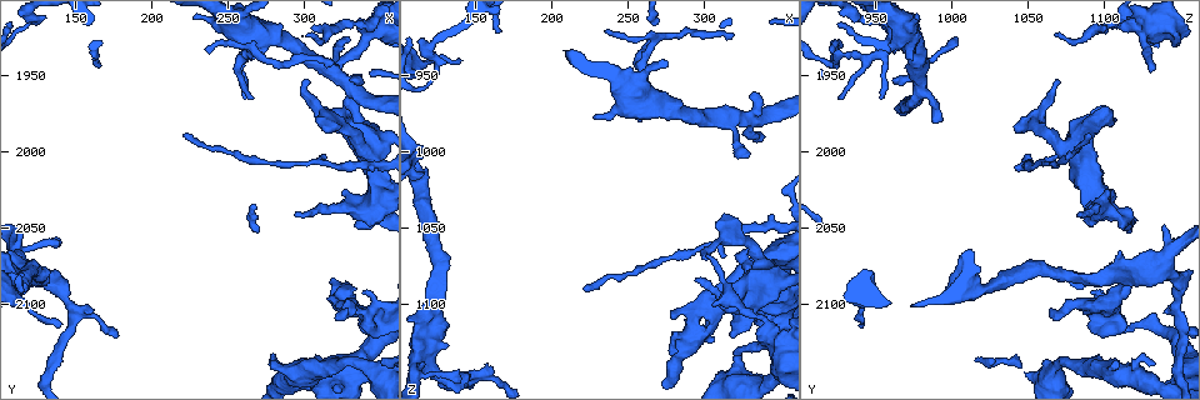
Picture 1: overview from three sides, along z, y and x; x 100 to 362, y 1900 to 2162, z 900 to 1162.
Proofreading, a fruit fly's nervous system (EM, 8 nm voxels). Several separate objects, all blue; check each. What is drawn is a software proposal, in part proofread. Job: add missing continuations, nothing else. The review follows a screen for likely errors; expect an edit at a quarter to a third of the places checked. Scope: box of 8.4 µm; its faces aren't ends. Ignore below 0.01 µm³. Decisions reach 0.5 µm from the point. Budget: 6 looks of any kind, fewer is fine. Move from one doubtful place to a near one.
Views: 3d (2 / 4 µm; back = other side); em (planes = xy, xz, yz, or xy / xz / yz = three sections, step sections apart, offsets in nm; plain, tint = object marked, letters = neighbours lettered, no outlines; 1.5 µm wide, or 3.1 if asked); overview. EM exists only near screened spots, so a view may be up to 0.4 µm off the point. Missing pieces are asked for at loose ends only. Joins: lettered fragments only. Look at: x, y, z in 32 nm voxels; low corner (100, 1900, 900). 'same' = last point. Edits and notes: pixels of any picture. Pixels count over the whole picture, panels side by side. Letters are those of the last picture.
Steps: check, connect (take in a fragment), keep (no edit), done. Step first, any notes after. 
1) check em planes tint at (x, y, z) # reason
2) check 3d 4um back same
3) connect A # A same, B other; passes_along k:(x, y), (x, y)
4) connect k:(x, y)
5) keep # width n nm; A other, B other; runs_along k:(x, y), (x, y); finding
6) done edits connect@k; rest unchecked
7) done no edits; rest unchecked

check 3d 4um at (302, 1924, 1068) # an open end

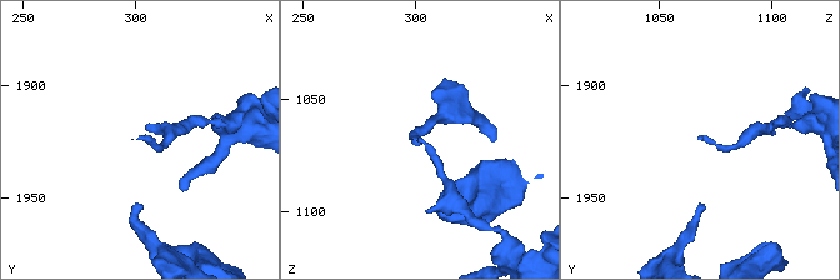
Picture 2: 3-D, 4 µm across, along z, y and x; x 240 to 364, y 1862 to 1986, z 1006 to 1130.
check em planes letters at (302, 1923, 1068)

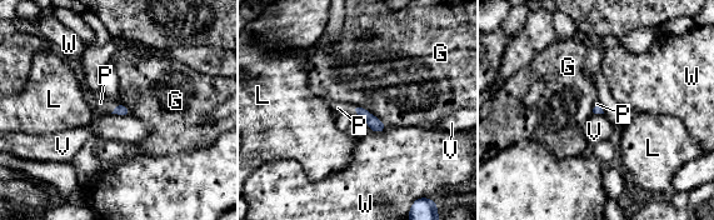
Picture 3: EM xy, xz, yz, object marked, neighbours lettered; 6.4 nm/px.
connect P # G other, L other, P same, V other, W other; the cell continues

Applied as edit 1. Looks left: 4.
check 3d 4um at (320, 1946, 1130) # branch stops here

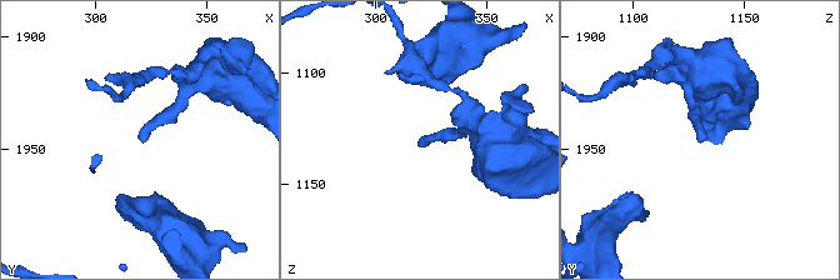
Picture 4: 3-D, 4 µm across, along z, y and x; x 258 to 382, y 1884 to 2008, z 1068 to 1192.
check em xy step 8 letters at (321, 1946, 1129)

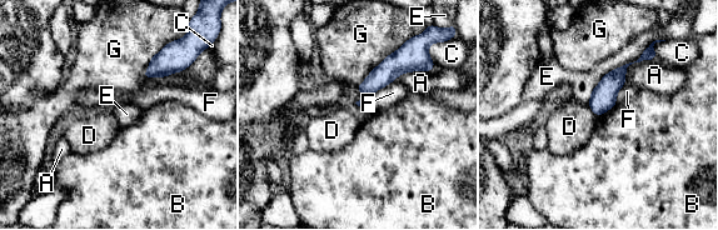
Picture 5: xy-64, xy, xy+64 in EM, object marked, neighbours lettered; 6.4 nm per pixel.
keep # A other, B other, C other, D other, E other, F other, G other; runs_along 5:(646, 54), (618, 74), (598, 111); none of them fits

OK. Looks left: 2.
check em xz step 8 letters at (332, 1952, 960) # free end

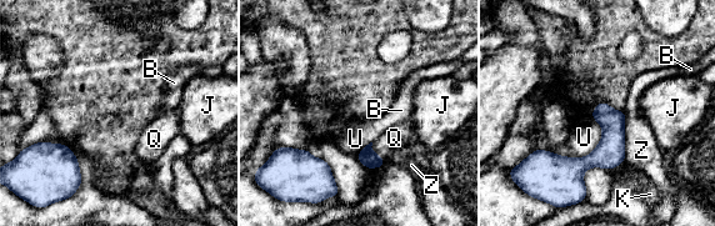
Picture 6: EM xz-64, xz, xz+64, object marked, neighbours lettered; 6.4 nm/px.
keep # B other, J other, K other, Q other, U other, Z other; border 6:(595, 119), (601, 139), (574, 157); no lettered fragment goes on from it

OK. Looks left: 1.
done edits connect@3; rest unchecked

